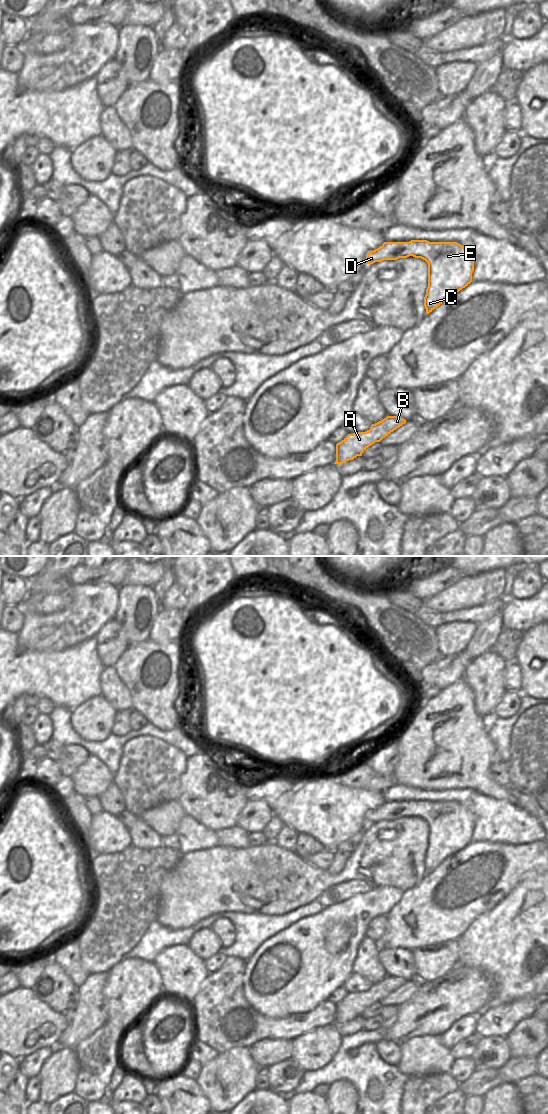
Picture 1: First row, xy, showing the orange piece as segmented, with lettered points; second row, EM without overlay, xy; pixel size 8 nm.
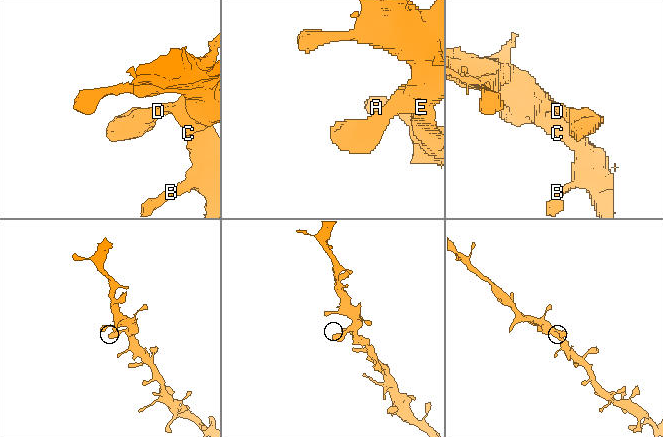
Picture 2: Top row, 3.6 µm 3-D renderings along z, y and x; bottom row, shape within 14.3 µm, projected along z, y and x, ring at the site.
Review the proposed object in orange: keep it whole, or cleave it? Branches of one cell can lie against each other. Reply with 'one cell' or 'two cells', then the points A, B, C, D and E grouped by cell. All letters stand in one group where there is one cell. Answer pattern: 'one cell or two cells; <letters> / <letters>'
one cell; A B C D E

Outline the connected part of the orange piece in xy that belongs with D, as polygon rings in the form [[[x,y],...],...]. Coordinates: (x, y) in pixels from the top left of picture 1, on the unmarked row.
[[[384,802],[366,815],[366,824],[409,816],[428,823],[428,847],[424,857],[426,874],[472,842],[474,817],[457,802]]]

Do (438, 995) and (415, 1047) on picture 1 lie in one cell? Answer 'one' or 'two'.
two

